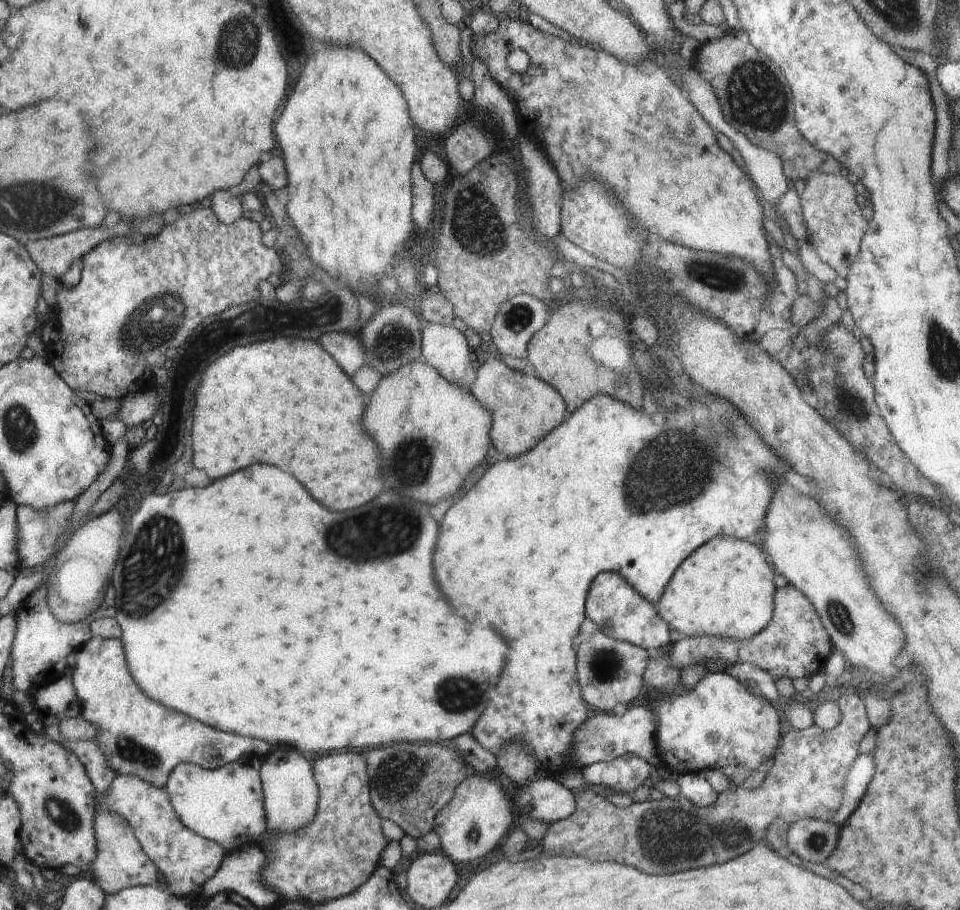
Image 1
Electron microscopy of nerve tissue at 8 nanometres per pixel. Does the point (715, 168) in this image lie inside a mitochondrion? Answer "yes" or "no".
no

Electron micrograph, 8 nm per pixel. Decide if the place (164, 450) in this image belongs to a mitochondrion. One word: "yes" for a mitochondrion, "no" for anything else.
no

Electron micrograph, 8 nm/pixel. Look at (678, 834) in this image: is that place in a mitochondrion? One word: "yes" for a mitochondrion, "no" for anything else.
yes

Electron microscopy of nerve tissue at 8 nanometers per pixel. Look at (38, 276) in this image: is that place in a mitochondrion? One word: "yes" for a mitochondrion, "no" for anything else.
no

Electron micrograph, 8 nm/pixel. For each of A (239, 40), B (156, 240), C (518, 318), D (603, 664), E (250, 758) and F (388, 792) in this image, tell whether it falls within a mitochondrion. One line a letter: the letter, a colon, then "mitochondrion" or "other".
A: mitochondrion
B: other
C: mitochondrion
D: mitochondrion
E: other
F: mitochondrion

